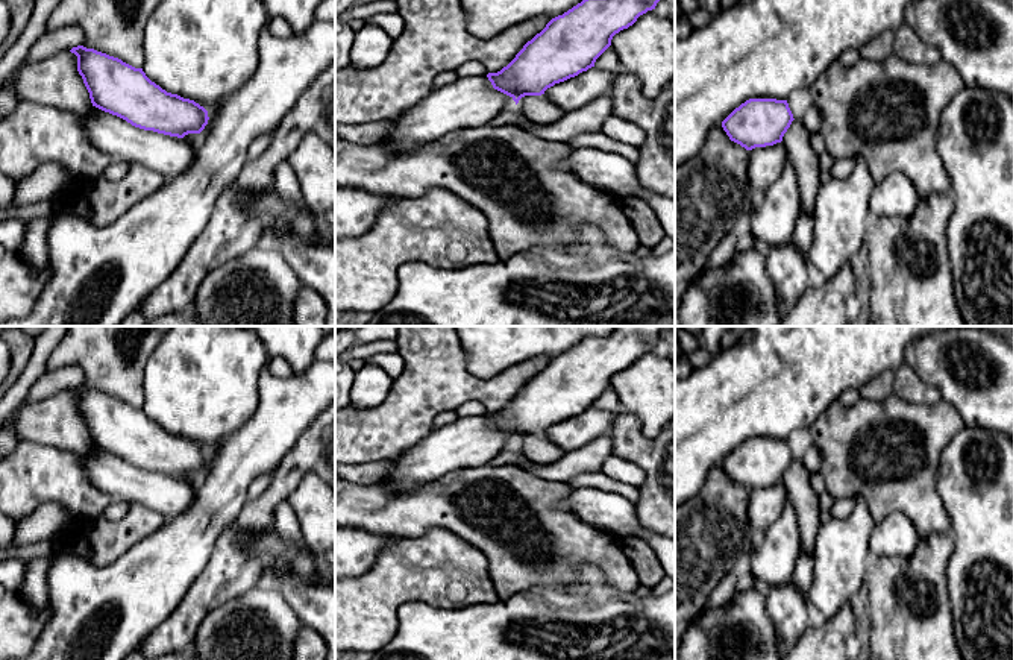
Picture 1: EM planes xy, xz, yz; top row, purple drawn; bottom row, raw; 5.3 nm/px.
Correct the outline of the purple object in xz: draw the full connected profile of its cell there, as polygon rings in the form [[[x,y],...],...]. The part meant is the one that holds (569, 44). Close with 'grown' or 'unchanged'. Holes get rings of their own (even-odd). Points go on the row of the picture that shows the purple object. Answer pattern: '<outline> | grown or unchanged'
[[[582,0],[528,41],[516,58],[487,77],[516,105],[525,96],[541,96],[555,83],[594,67],[616,33],[655,9],[660,0]]] | unchanged

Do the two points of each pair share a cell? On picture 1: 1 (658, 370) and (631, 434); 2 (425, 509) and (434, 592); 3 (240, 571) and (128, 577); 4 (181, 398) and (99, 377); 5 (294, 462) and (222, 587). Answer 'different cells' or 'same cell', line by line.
1: different cells
2: different cells
3: different cells
4: different cells
5: same cell

